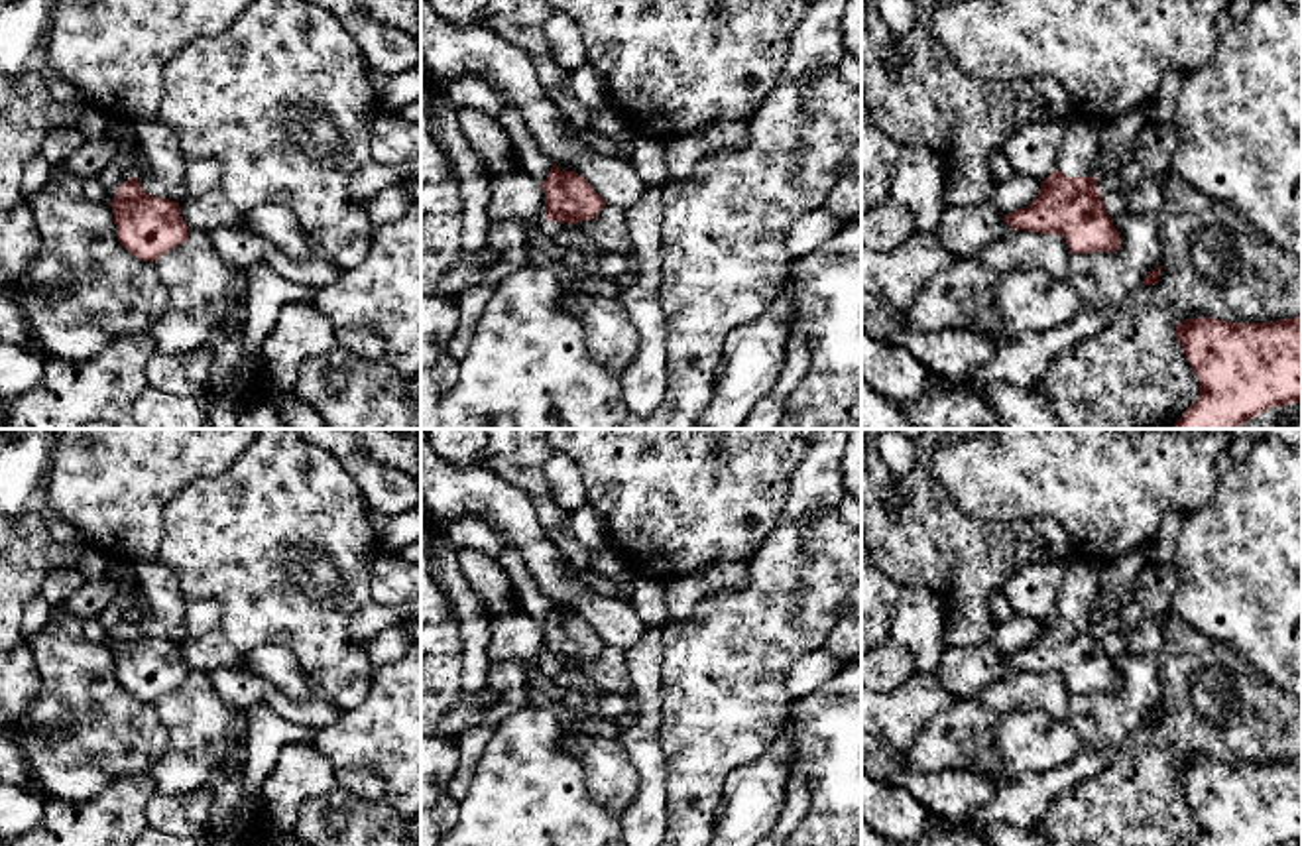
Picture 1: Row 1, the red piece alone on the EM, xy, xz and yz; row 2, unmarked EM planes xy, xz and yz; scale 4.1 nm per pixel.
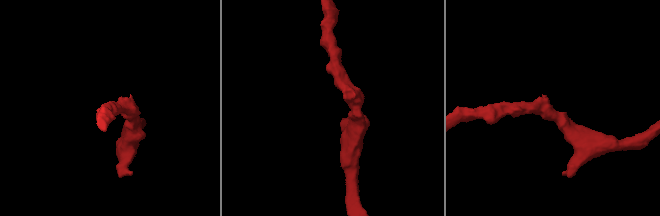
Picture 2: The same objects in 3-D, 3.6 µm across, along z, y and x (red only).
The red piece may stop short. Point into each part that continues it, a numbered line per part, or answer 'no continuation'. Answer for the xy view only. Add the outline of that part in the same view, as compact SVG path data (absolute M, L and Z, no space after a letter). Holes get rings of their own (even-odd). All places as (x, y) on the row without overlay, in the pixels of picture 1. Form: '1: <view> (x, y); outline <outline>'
no continuation

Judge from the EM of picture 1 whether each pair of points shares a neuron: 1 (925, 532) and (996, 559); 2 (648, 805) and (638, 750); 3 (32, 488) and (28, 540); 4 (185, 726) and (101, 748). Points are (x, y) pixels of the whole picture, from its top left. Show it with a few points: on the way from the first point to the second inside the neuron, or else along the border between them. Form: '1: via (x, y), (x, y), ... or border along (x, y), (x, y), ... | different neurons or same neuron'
1: via (943, 547), (958, 557), (978, 557) | same neuron
2: via (650, 791), (650, 764) | same neuron
3: border along (20, 514), (36, 512), (48, 532), (63, 542) | different neurons
4: border along (154, 703), (172, 746) | different neurons

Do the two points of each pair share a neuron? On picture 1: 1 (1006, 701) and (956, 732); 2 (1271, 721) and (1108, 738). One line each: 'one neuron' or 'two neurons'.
1: two neurons
2: two neurons

